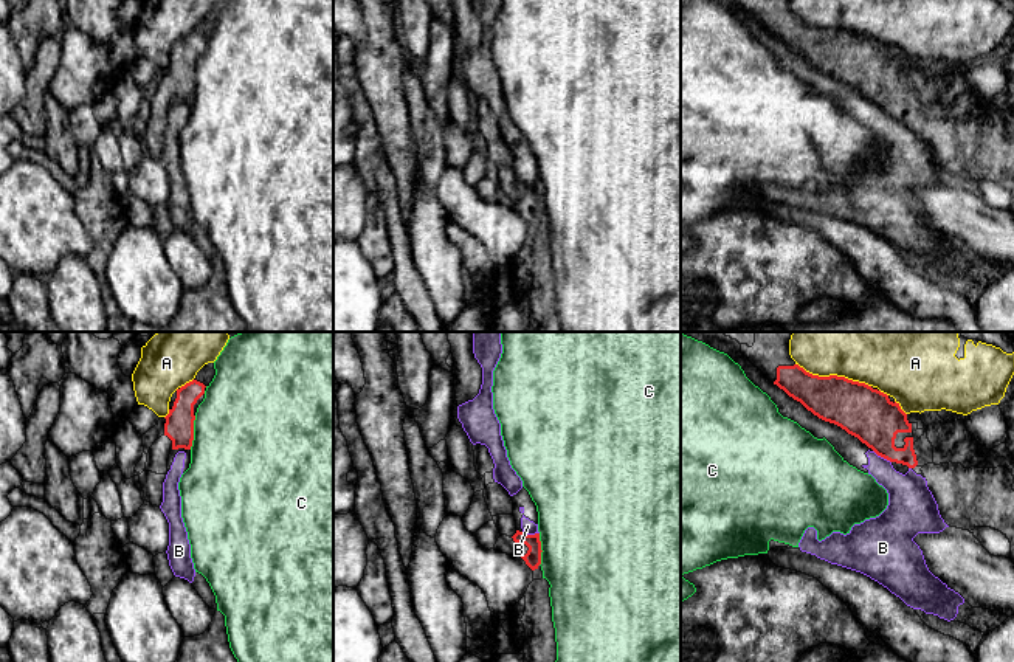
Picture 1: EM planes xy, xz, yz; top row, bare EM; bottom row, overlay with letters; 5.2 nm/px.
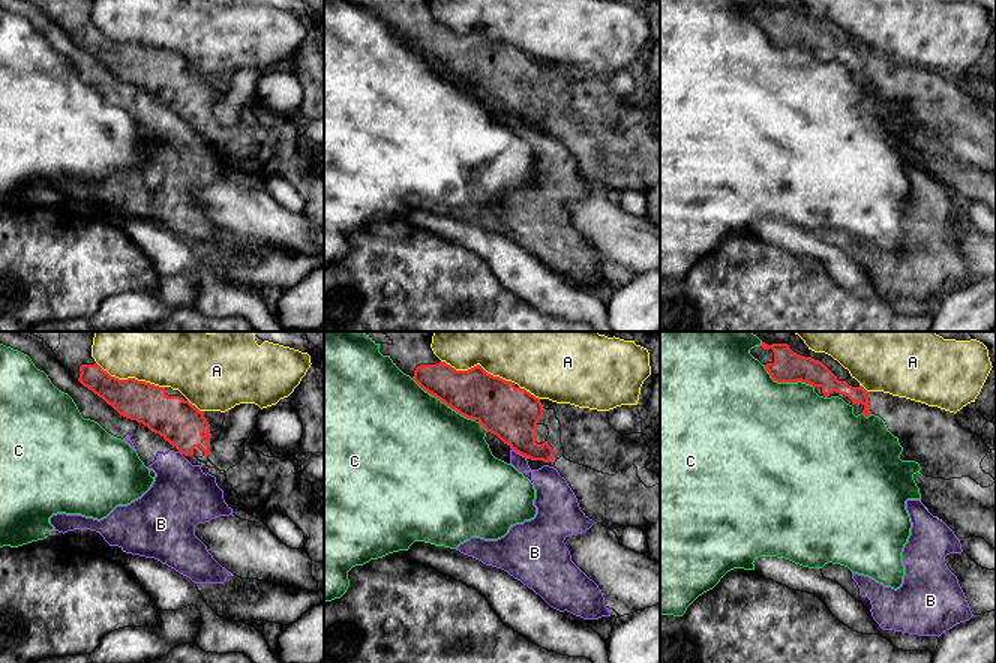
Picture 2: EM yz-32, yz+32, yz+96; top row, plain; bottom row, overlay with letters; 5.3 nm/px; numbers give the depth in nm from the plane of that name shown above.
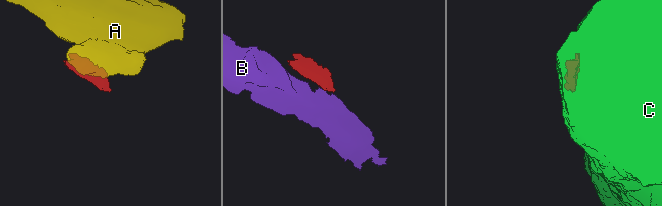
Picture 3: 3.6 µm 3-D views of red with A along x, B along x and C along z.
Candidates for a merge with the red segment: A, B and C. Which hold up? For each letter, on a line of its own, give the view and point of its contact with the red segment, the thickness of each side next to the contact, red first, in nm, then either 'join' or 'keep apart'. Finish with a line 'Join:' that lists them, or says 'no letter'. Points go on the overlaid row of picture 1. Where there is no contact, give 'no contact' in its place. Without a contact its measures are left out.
A: contact yz (833, 375); calibres 260 and 480 nm; keep apart
B: contact yz (882, 456); calibres 260 and 220 nm; keep apart
C: contact xy (193, 433); calibres 150 and 500 nm; keep apart
Join: no letter

